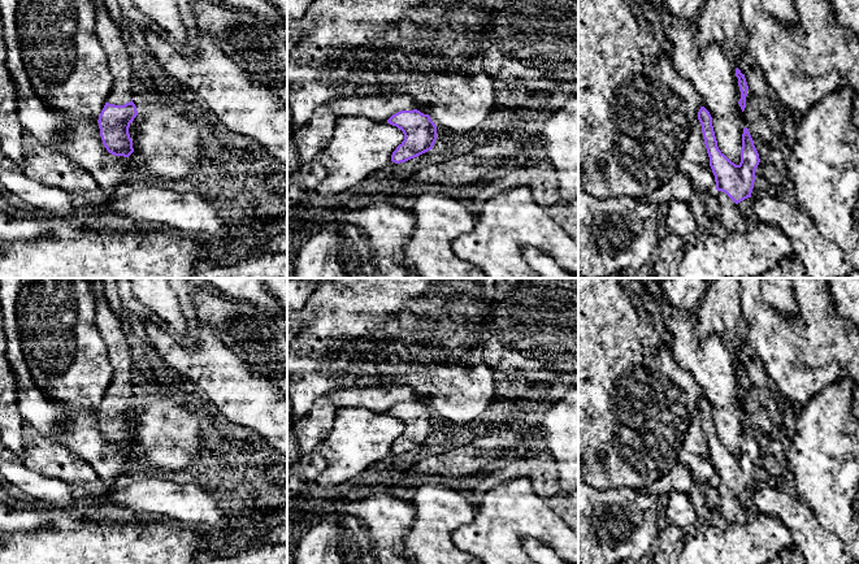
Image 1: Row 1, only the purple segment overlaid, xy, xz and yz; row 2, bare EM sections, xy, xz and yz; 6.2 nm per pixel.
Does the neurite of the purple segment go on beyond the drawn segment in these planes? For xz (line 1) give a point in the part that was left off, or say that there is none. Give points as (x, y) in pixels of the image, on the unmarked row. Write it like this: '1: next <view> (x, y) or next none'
1: next none

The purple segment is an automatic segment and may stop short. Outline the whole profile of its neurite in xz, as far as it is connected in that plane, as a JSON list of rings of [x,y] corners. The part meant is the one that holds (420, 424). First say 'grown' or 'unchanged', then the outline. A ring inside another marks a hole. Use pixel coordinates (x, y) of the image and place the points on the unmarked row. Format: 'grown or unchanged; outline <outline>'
unchanged; outline [[[417,400],[400,402],[392,405],[387,415],[396,417],[404,425],[404,431],[391,446],[391,452],[395,455],[405,454],[430,442],[437,431],[435,415],[429,405]]]

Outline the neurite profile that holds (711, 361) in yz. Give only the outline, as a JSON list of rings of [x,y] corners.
[[[641,278],[641,283],[647,312],[654,320],[660,318],[671,334],[668,346],[676,363],[695,378],[700,396],[712,408],[719,441],[739,456],[742,425],[747,415],[738,395],[741,382],[733,350],[716,333],[700,338],[698,313],[672,307],[661,294],[661,278]]]

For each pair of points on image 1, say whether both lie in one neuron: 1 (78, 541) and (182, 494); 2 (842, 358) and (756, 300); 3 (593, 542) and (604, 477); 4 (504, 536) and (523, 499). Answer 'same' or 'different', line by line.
1: different
2: same
3: different
4: same

